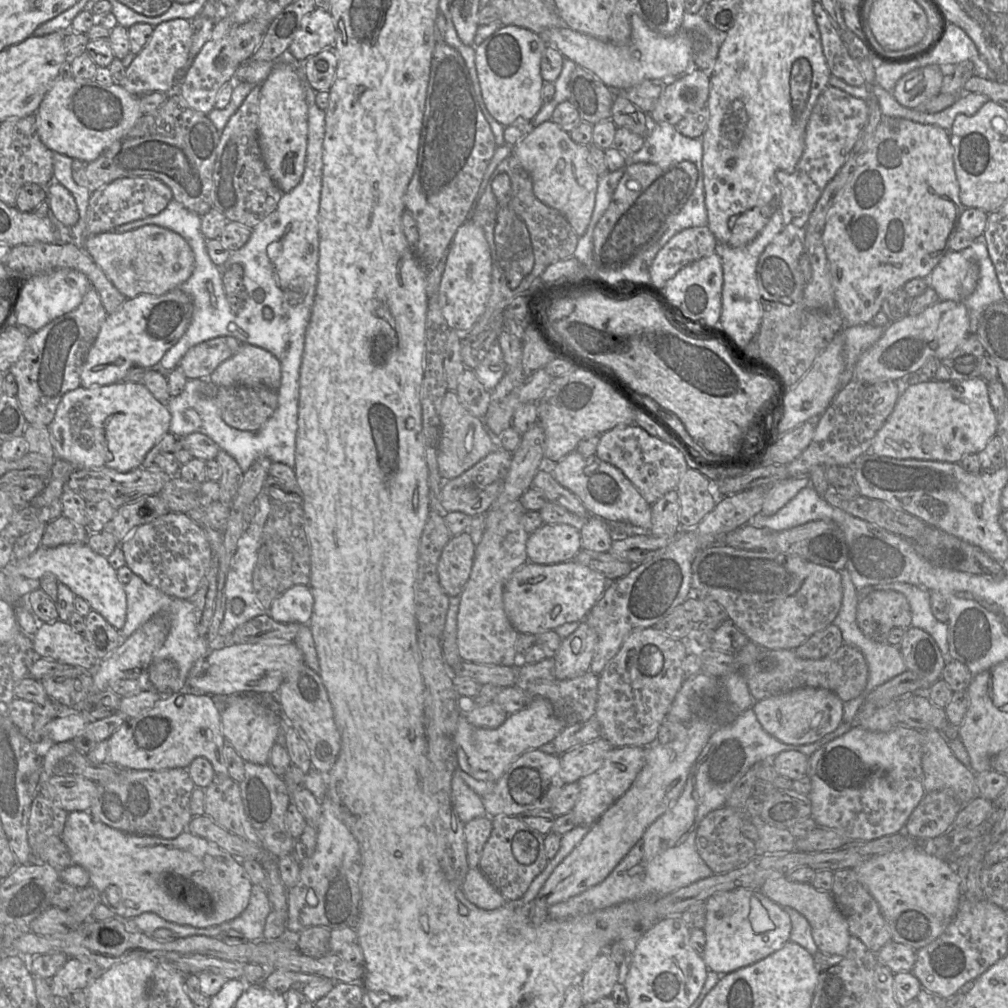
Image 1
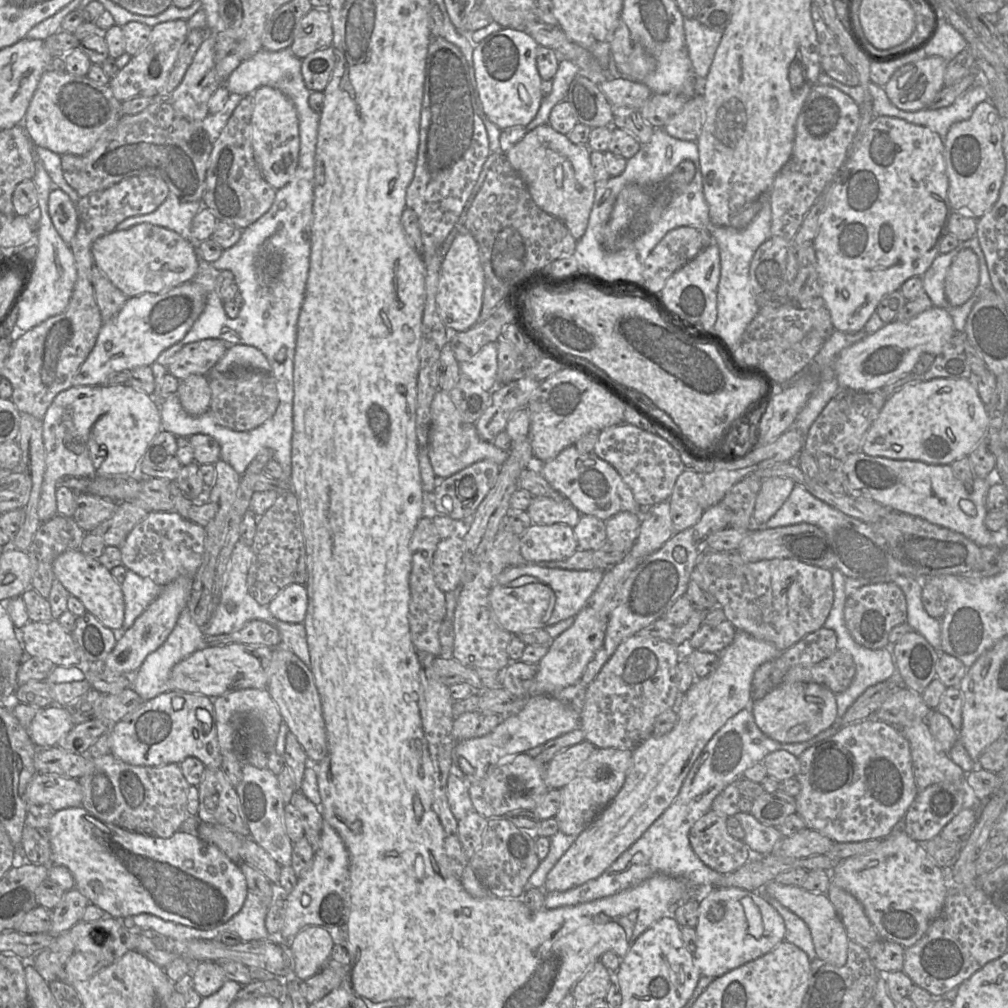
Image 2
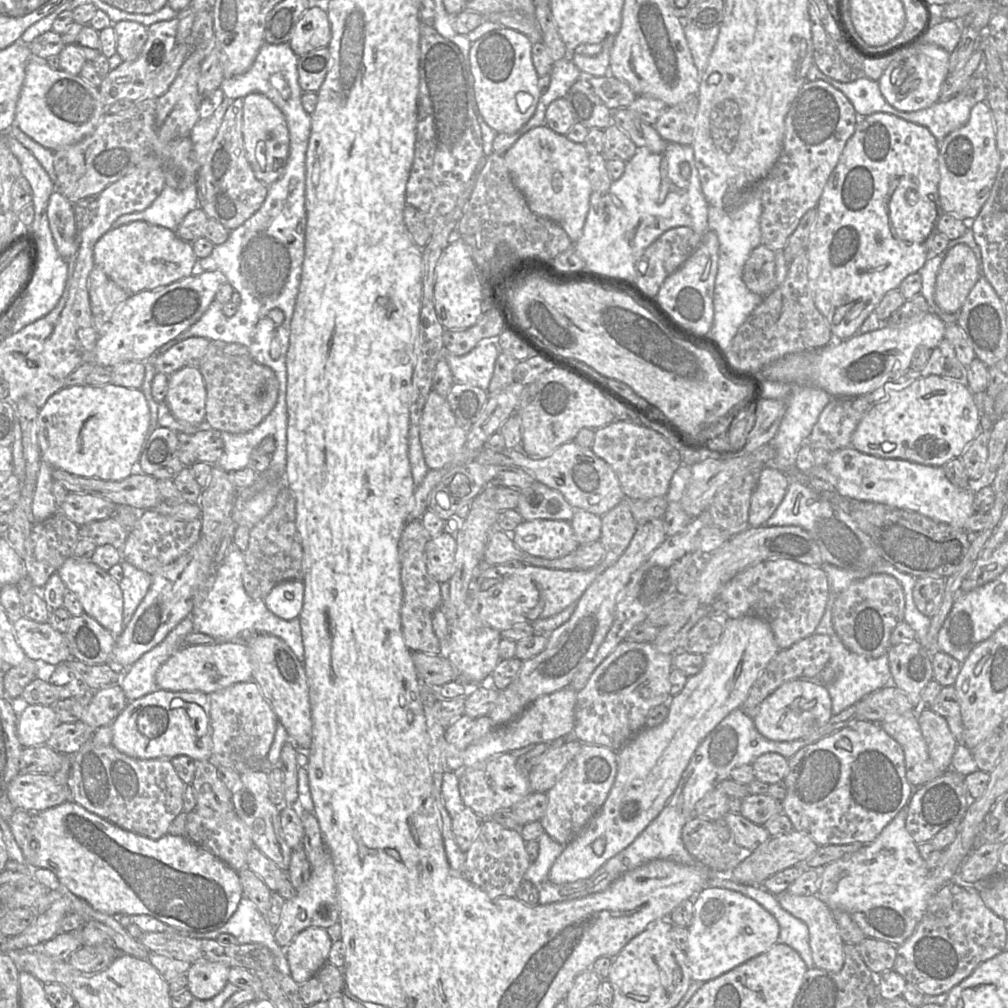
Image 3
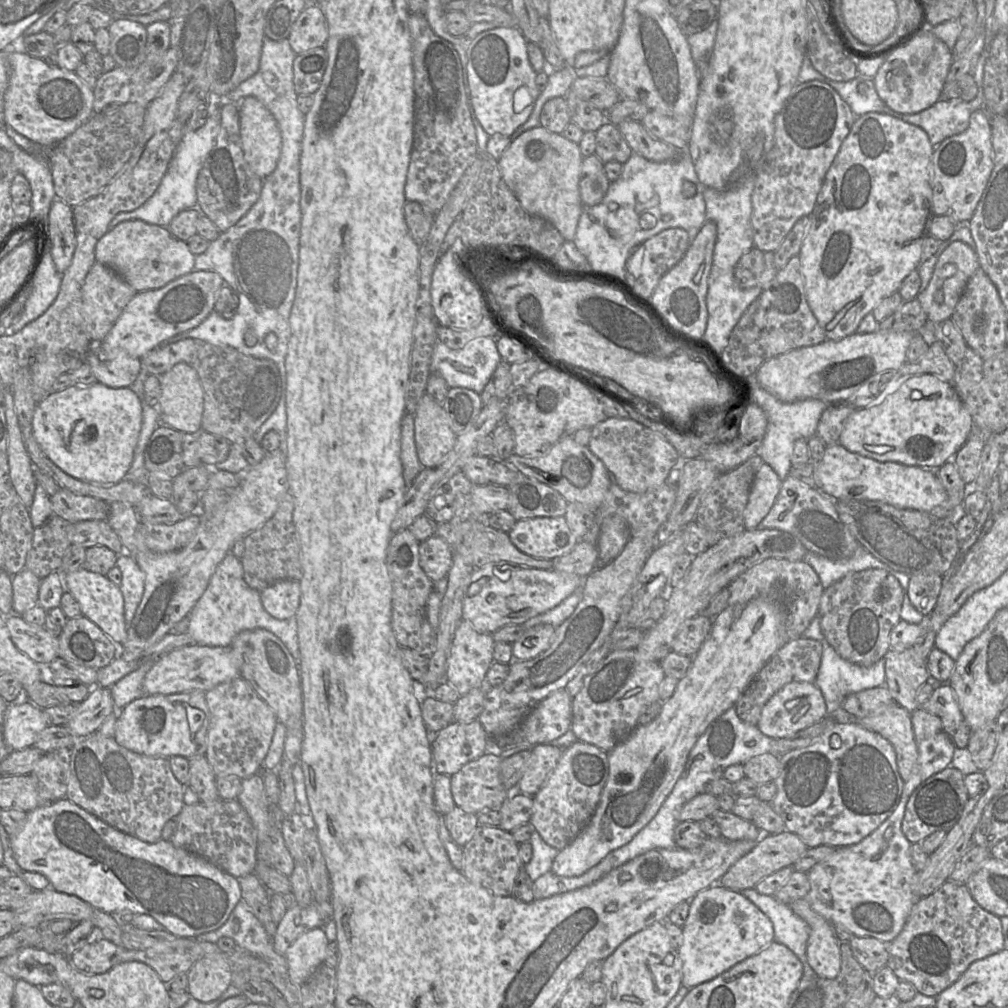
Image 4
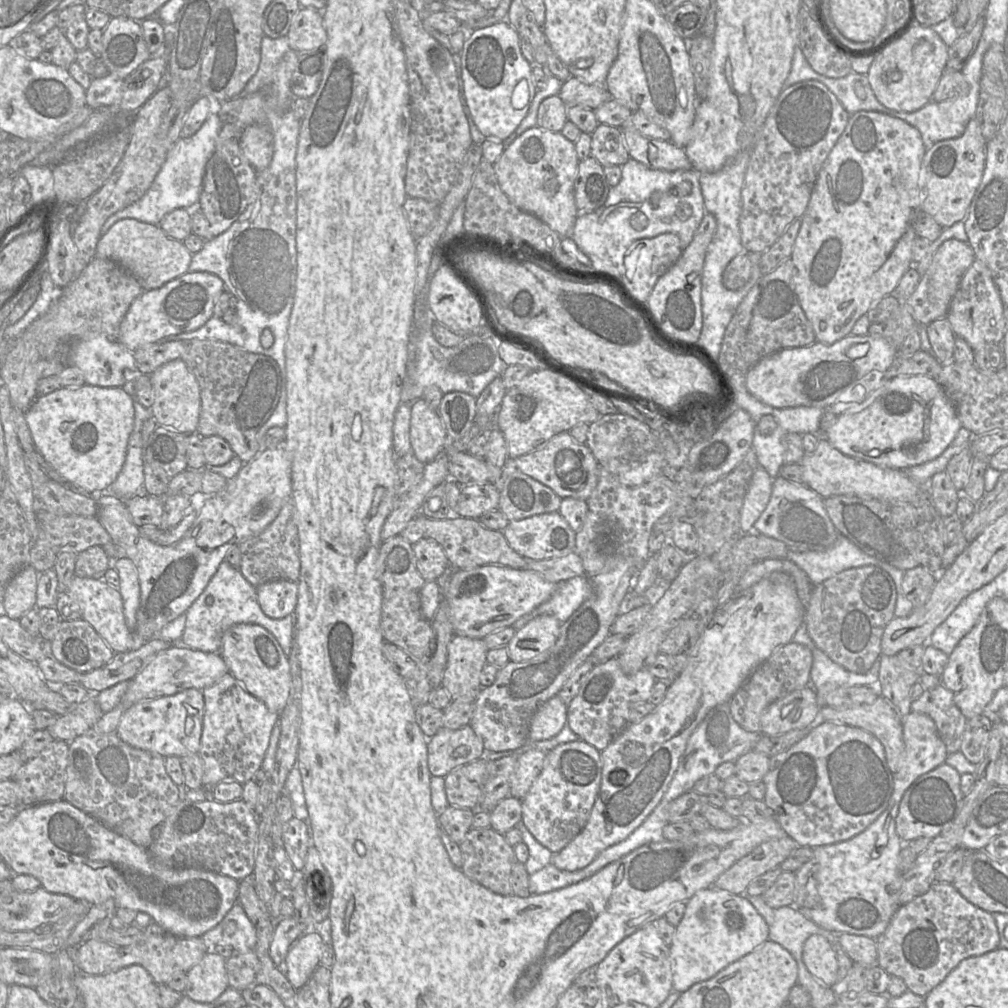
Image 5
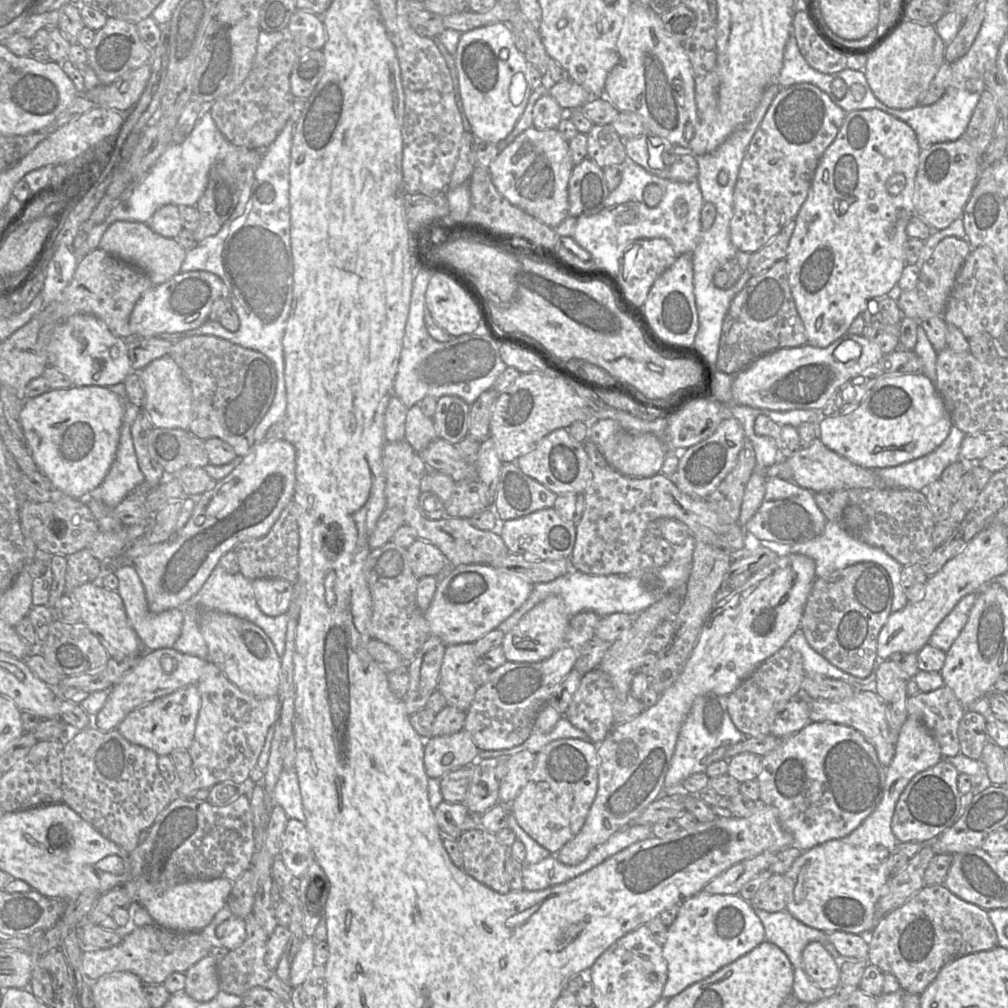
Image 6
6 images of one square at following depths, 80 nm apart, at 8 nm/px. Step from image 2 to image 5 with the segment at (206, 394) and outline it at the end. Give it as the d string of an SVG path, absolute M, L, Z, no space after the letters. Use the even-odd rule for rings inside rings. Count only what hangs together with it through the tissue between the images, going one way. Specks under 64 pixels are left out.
M181 358L171 360L149 375L154 395L149 410L158 425L185 434L196 433L201 408L200 388L184 361Z

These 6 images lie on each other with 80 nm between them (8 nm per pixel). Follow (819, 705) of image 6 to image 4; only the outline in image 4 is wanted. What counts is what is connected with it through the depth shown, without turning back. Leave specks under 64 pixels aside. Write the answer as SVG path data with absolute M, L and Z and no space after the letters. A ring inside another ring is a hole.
M892 703L880 707L870 716L855 718L849 722L880 734L892 744L896 752L898 771L904 781L911 777L919 755L911 715L905 708Z

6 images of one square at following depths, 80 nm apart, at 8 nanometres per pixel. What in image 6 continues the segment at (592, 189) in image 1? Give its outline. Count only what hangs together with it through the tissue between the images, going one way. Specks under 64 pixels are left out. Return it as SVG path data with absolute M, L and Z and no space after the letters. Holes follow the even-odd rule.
M532 126L500 151L488 170L498 192L512 205L556 228L569 216L568 182L573 168L569 141L557 129Z

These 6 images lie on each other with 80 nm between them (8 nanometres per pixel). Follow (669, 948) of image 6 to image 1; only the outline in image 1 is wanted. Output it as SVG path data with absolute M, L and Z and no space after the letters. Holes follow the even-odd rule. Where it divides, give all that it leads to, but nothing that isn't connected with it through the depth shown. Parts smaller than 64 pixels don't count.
M734 889L716 892L706 899L706 945L701 954L709 971L720 975L758 962L790 940L791 920L780 905L759 890Z

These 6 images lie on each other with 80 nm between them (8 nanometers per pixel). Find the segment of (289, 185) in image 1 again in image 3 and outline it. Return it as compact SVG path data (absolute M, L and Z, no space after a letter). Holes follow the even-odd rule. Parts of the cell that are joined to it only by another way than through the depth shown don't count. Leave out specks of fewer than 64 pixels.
M250 93L244 97L242 135L247 160L255 177L269 186L284 173L290 147L290 137L283 113L265 95Z

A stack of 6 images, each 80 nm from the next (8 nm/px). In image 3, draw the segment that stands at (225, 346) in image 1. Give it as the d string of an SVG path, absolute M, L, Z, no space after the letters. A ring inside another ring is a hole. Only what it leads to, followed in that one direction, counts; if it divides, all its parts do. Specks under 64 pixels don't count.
M190 337L153 358L153 365L157 373L166 375L186 366L198 368L210 343L207 338Z

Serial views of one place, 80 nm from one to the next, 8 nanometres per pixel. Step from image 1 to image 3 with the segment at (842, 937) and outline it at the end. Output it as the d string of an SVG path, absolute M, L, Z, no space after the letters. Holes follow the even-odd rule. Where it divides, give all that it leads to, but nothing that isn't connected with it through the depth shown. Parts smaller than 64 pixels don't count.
M783 891L775 895L779 904L794 917L803 921L809 930L809 944L815 967L838 972L844 965L844 941L831 909L817 895L793 895Z

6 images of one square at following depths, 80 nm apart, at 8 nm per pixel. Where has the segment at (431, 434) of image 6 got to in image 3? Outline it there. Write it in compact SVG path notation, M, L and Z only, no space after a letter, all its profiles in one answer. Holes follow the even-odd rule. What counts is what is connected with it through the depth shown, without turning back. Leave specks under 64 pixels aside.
M431 391L419 422L419 437L429 470L449 465L463 449L467 430L457 424L446 397Z

